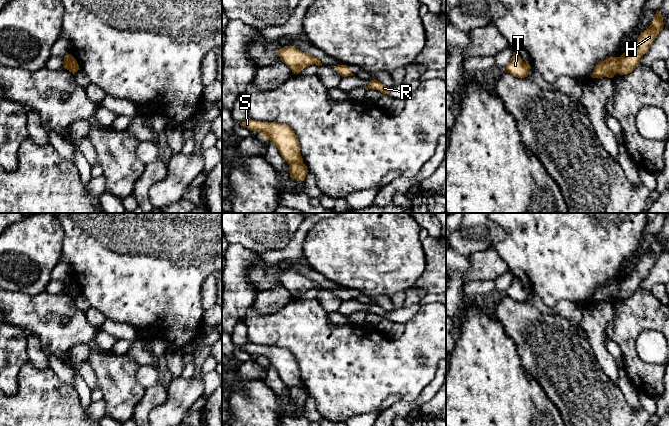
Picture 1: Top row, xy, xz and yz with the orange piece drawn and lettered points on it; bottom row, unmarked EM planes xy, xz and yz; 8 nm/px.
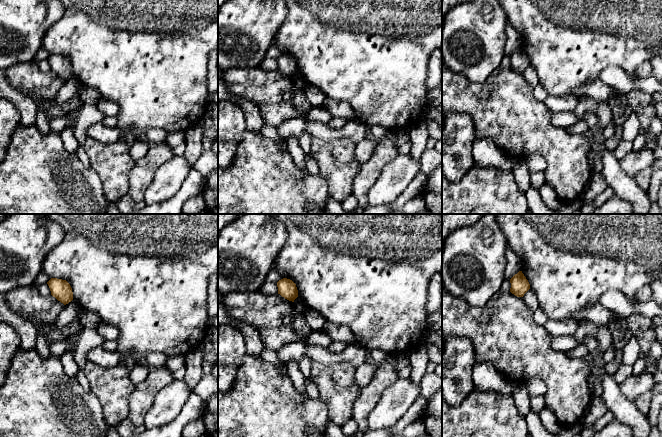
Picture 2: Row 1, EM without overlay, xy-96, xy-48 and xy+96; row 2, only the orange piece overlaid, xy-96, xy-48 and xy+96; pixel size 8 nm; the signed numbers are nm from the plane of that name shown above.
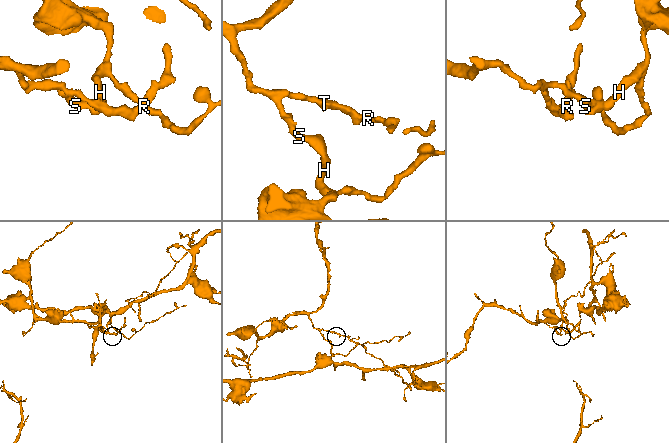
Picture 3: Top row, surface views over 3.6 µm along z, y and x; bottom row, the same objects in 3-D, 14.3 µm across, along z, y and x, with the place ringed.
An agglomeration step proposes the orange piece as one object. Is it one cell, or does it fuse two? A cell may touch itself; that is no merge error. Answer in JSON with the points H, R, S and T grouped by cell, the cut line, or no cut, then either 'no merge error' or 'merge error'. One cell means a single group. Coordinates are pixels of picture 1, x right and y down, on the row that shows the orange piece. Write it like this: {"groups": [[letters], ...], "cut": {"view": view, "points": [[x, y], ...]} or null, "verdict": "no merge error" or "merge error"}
{"groups": [["H"], ["R", "S", "T"]], "cut": {"view": "yz", "points": [[620, 57], [617, 72]]}, "verdict": "merge error"}

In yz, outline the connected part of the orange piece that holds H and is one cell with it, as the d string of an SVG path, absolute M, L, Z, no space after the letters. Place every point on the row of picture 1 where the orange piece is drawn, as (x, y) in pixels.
M657 10L651 25L641 33L637 43L620 56L619 74L627 75L640 64L641 57L647 52L661 30L663 30L663 17Z

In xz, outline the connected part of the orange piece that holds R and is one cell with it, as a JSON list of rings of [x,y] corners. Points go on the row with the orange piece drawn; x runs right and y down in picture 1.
[[[376,79],[371,80],[367,86],[364,87],[365,90],[368,89],[373,89],[373,90],[378,90],[383,94],[388,94],[389,92],[389,87],[385,86],[381,82],[377,81]]]

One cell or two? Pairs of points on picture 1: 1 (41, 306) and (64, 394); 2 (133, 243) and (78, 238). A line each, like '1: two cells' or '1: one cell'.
1: two cells
2: one cell

